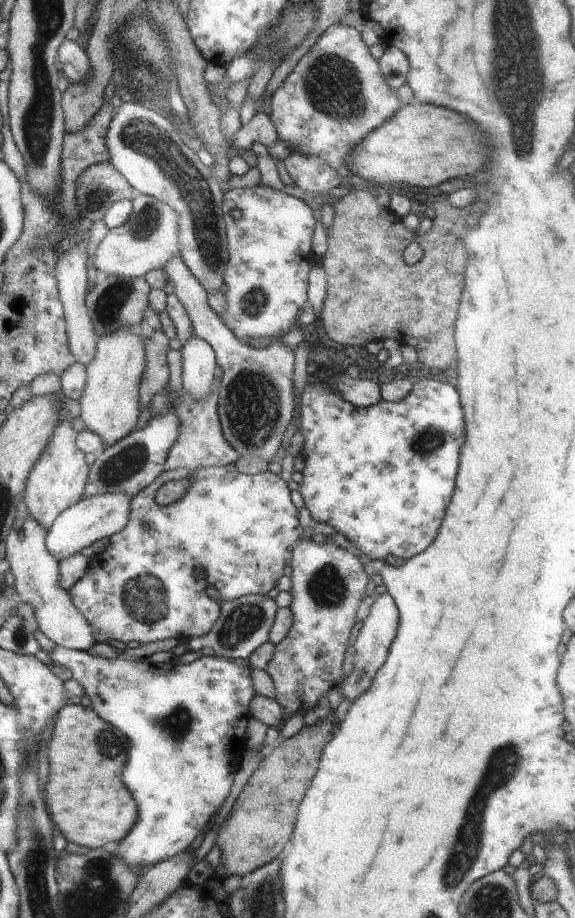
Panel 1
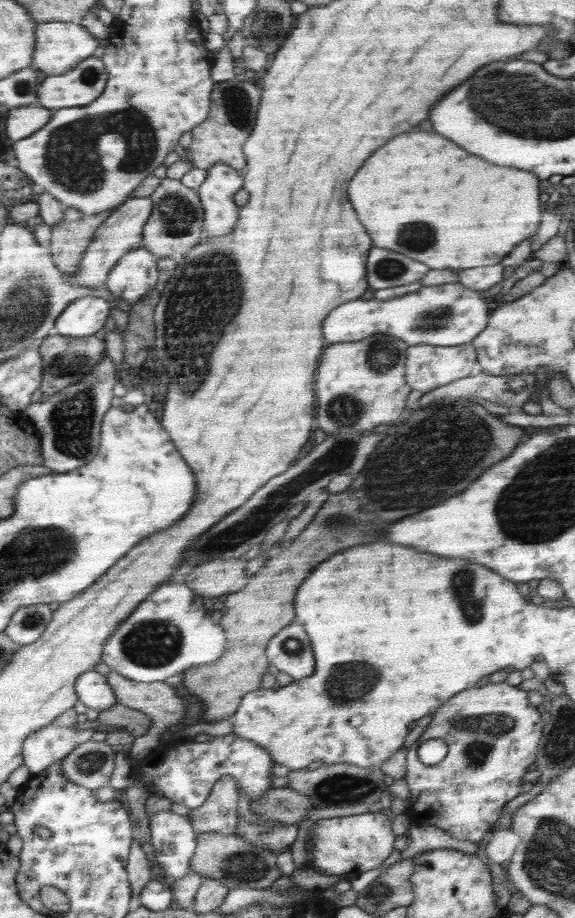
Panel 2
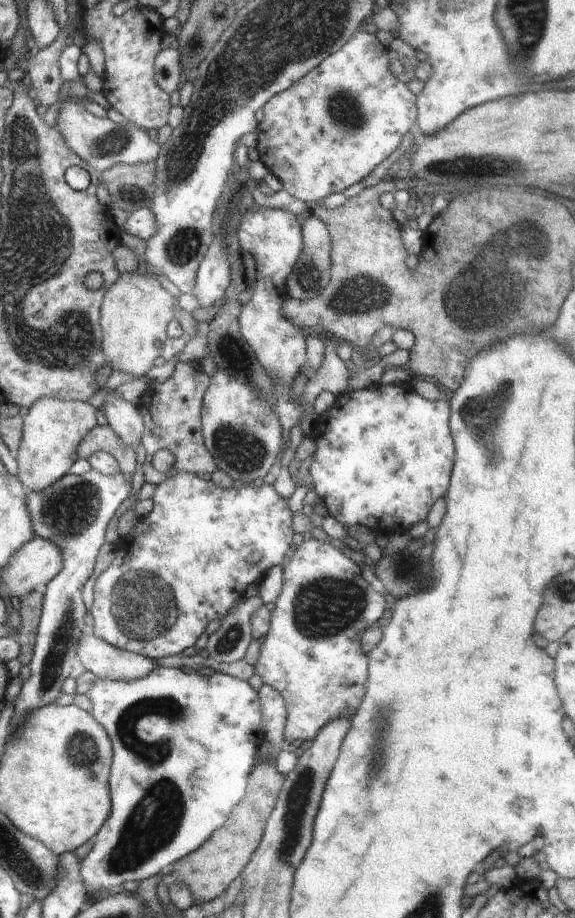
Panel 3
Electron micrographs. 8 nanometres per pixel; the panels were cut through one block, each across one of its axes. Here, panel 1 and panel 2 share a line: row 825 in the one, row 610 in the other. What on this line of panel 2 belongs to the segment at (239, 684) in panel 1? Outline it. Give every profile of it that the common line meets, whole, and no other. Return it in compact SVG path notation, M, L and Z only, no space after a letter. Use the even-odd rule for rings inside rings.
M184 582L162 583L140 602L140 610L115 631L112 642L108 642L108 650L104 650L104 664L129 680L150 683L165 681L188 668L216 662L225 654L226 634L216 615L208 611L204 603L205 599Z

